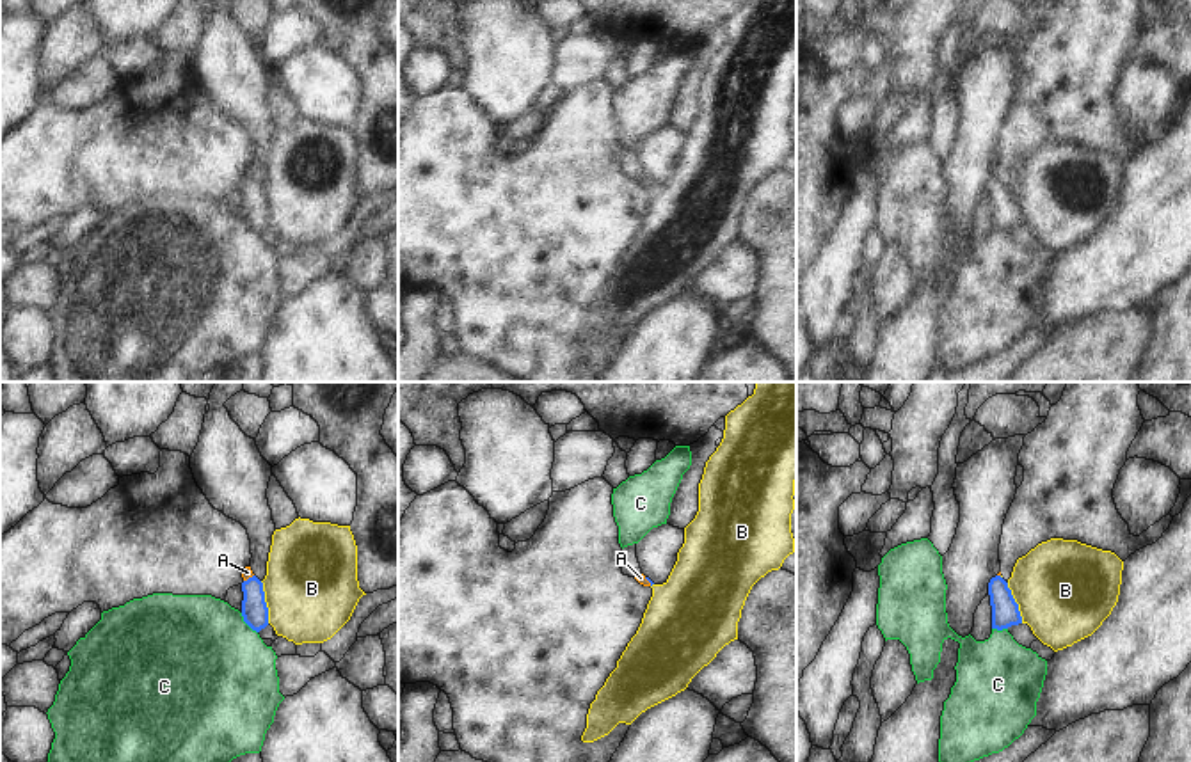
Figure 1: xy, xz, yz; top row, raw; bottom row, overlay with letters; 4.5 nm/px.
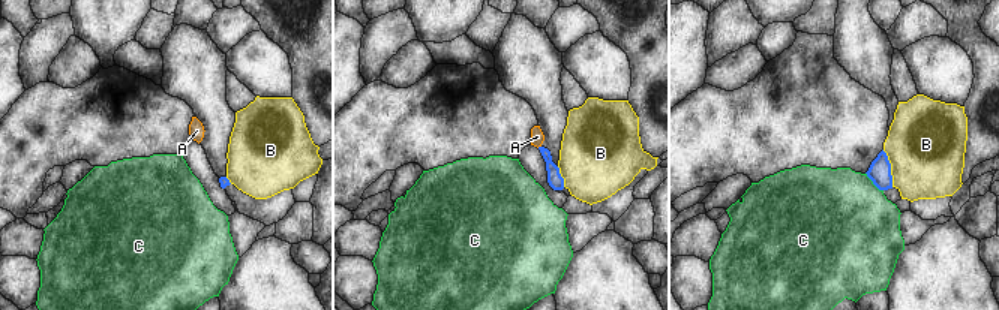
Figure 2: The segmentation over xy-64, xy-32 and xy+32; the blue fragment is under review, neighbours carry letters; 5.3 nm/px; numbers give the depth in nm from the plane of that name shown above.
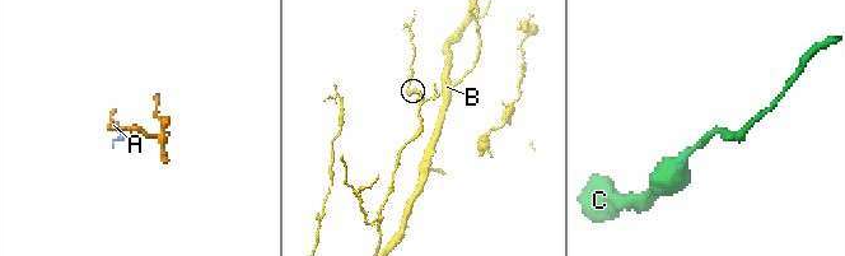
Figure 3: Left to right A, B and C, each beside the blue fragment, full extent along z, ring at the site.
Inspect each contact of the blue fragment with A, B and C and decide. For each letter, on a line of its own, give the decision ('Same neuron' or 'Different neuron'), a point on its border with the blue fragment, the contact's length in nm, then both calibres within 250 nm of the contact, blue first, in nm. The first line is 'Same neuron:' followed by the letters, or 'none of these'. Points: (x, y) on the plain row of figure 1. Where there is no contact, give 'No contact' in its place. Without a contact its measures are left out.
Same neuron: A
A: Same neuron. Touches blue at xy (249, 180). Shared border 60 nm. Thickness 120 nm (blue) against 50 nm
B: Different neuron. Touches blue at xy (265, 205). Shared border 200 nm. Thickness 120 nm (blue) against 420 nm
C: Different neuron. Touches blue at xy (247, 226). Shared border 120 nm. Thickness 120 nm (blue) against 500 nm

